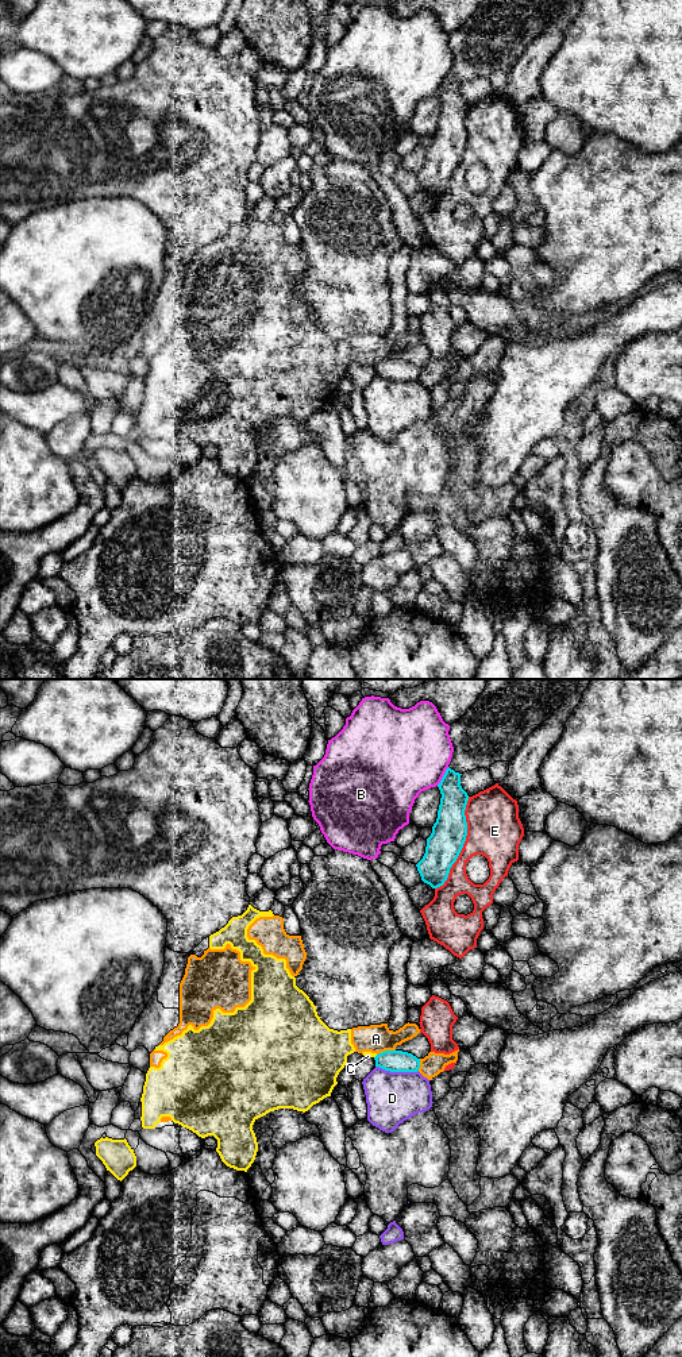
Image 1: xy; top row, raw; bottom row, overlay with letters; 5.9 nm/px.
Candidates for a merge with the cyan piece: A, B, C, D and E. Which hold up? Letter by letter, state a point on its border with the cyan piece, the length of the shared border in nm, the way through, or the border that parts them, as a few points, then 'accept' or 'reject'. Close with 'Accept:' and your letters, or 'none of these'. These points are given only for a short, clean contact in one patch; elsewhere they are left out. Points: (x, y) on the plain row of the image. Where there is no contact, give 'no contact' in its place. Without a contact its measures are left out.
A: contact xy (385, 359); length 120 nm; border xy (395, 357), (385, 358), (377, 363); reject
B: contact xy (443, 85); length 130 nm; reject
C: contact xy (376, 365); length 30 nm; border xy (377, 363), (374, 366); reject
D: contact xy (397, 380); length 260 nm; reject
E: contact xy (463, 151); length 600 nm; reject
Accept: none of these

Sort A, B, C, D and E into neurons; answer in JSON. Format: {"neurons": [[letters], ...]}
{"neurons": [["A", "C"], ["B"], ["D"], ["E"]]}

